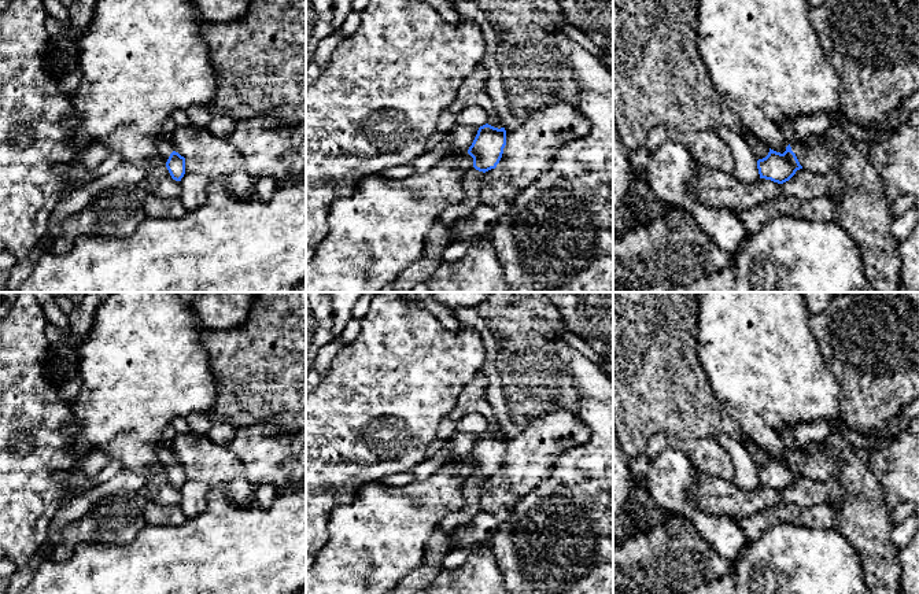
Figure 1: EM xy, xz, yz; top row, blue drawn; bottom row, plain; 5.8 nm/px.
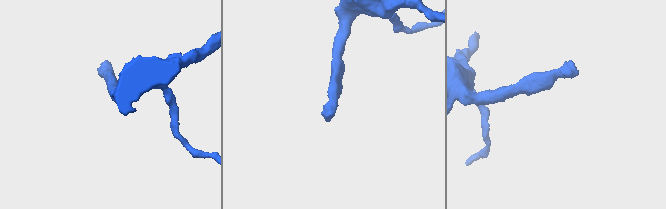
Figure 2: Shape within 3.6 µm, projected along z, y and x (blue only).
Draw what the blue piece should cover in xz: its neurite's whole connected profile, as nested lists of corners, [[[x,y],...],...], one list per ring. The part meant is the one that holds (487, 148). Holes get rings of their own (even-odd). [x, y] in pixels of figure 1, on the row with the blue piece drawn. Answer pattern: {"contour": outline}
{"contour": [[[488,123],[479,128],[473,143],[468,150],[468,154],[473,158],[473,165],[466,169],[466,176],[462,181],[464,198],[458,203],[446,207],[438,219],[449,236],[453,233],[455,224],[460,219],[470,217],[476,209],[480,200],[484,173],[497,167],[505,145],[505,128],[498,129]]]}

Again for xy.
{"contour": [[[159,137],[156,148],[159,158],[162,163],[166,165],[171,178],[181,181],[185,174],[185,158],[176,152],[171,141],[165,137]]]}

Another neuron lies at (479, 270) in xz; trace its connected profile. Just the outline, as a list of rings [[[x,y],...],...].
[[[481,236],[455,262],[443,262],[427,280],[431,292],[513,292],[491,237]]]

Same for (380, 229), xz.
[[[466,151],[443,156],[425,173],[406,178],[362,178],[351,196],[329,209],[329,233],[306,262],[306,292],[379,292],[394,283],[422,255],[427,235],[444,209],[462,200],[462,181],[470,166],[473,158]]]

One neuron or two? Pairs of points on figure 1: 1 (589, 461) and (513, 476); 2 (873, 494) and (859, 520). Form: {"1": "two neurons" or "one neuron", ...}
{"1": "two neurons", "2": "one neuron"}

